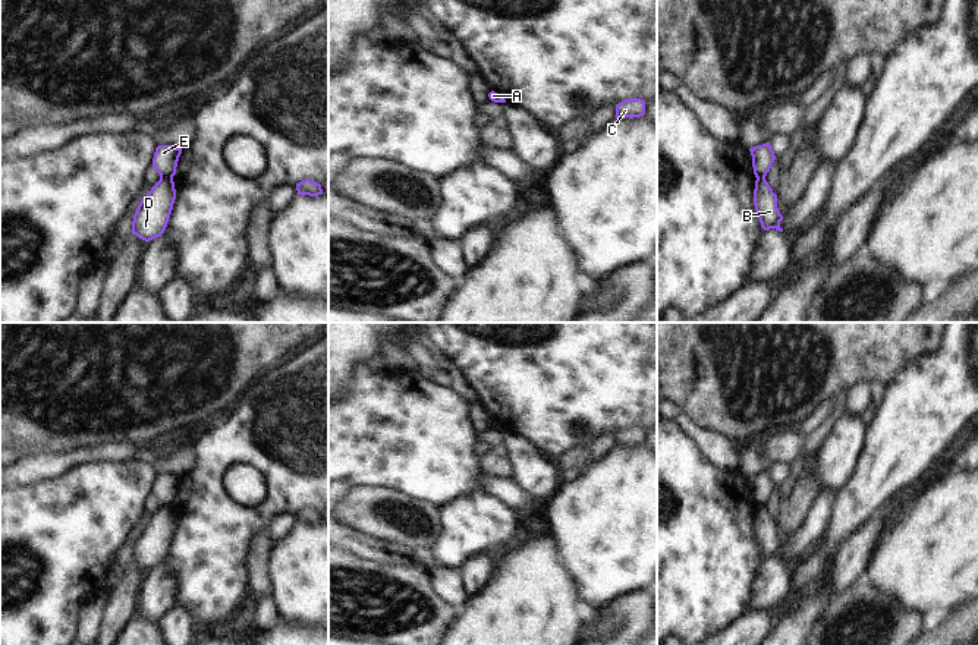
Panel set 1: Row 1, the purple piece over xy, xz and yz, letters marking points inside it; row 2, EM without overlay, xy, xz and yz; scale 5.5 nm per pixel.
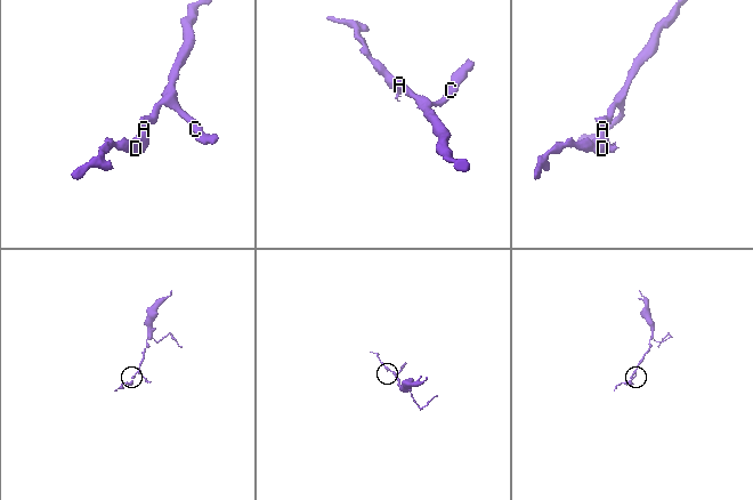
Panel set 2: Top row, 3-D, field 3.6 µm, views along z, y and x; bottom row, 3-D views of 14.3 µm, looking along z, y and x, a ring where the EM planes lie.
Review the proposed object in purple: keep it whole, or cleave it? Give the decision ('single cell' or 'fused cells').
fused cells

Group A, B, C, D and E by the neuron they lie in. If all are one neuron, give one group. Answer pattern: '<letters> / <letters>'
A B D / C E

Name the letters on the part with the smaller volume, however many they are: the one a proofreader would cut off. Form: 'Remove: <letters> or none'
Remove: A, B, D.

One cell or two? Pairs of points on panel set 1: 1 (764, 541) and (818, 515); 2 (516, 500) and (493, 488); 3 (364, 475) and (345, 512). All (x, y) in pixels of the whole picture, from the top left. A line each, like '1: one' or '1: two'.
1: one
2: one
3: two

